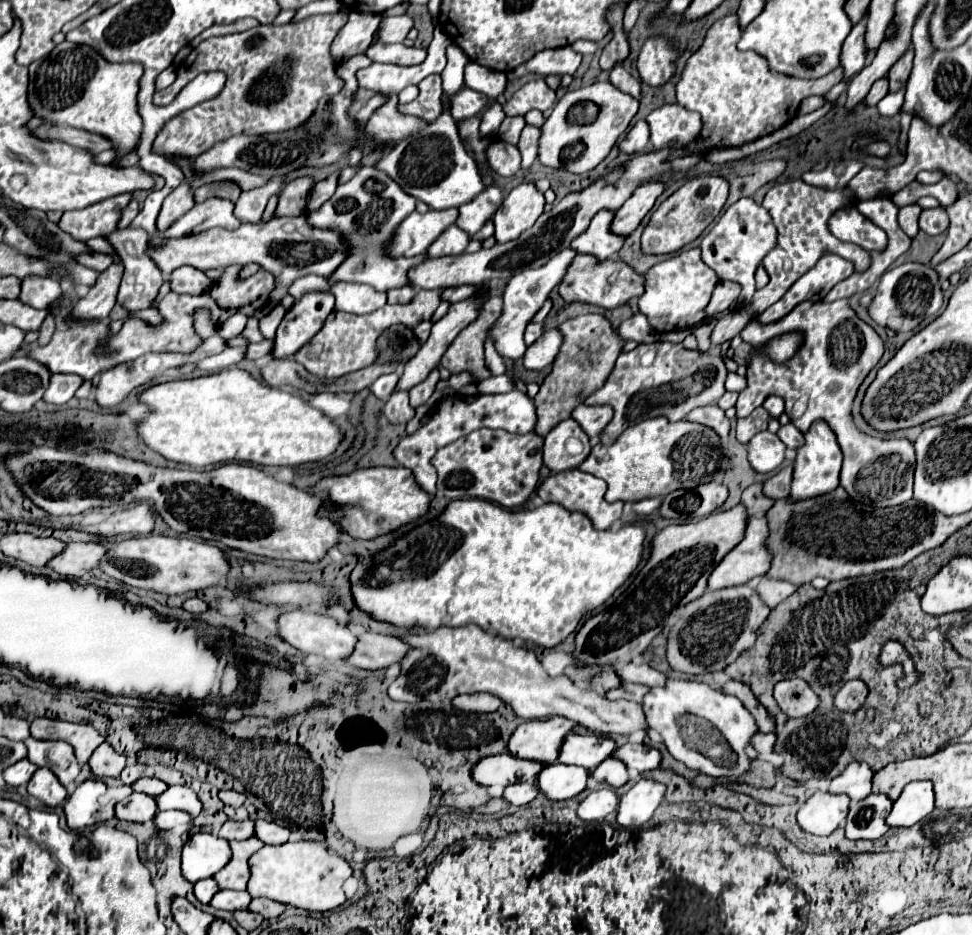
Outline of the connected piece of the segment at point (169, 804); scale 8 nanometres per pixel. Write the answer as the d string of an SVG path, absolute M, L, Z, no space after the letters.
M169 787L165 793L155 797L161 811L165 809L181 809L187 811L191 817L197 817L203 809L197 793L189 787Z

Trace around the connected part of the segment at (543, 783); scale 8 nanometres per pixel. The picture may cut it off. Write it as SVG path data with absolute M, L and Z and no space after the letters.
M553 763L545 765L545 769L539 773L537 785L541 793L551 799L571 799L587 787L589 775L591 775L589 769L565 763Z

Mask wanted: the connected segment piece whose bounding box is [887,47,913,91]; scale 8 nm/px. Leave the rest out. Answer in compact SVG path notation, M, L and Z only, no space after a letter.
M909 47L901 61L897 61L897 65L893 65L893 69L889 69L887 79L889 79L889 91L897 91L901 87L905 87L909 73L911 73L911 63L913 63L913 47Z

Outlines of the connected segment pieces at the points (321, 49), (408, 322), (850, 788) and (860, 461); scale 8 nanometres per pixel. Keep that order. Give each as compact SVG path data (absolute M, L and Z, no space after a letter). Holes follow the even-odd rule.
M339 11L331 15L311 15L301 21L291 21L287 25L257 25L243 33L211 37L199 43L199 47L195 47L187 55L191 61L185 61L179 65L175 83L163 91L156 91L153 95L153 103L157 106L169 105L179 95L179 91L203 71L223 71L227 75L225 87L217 97L203 101L183 113L177 113L177 117L173 117L173 121L169 121L169 125L165 125L165 129L161 129L161 133L157 135L153 145L155 153L197 157L209 147L213 147L215 143L239 133L247 133L247 135L281 133L285 129L295 129L301 123L305 123L315 111L315 105L323 95L339 93L345 85L341 77L337 77L335 73L337 61L331 55L331 43L345 23L347 23L347 13Z
M421 289L413 297L413 301L409 301L407 305L385 305L369 315L333 311L333 313L329 313L323 329L313 337L313 341L309 341L309 345L305 345L305 349L301 349L301 353L297 353L295 361L301 363L307 371L311 371L319 377L327 377L327 379L343 377L347 373L373 365L377 361L377 347L375 347L377 337L391 325L401 323L405 327L415 327L421 321L429 321L431 315L435 313L437 305L441 303L439 295L441 295L441 291L423 291Z
M853 761L841 775L831 781L829 793L847 795L851 801L861 801L861 797L867 797L871 793L871 777L873 771L867 763Z
M889 239L885 251L871 253L873 263L865 273L853 273L845 281L837 283L829 291L825 301L819 301L819 303L803 301L789 315L785 315L781 321L773 325L761 325L761 323L749 321L747 327L741 331L741 339L751 345L751 361L747 365L747 389L739 393L739 399L735 405L737 419L751 415L753 409L757 409L769 395L781 395L785 399L785 411L791 423L801 433L807 433L813 421L823 419L833 429L837 443L841 445L841 451L843 451L841 487L849 493L853 501L867 503L867 505L881 505L881 507L901 505L913 497L915 451L913 451L913 443L909 443L903 437L873 437L863 433L853 423L851 409L853 409L857 389L863 383L863 379L869 375L869 371L879 363L885 349L875 329L863 323L855 315L855 311L847 305L845 297L863 293L875 281L879 281L879 277L887 271L887 267L901 253L905 253L909 245L911 245L911 239ZM763 345L767 345L765 353L773 357L773 361L761 353ZM801 395L809 397L809 407L801 417L793 419L791 407Z

